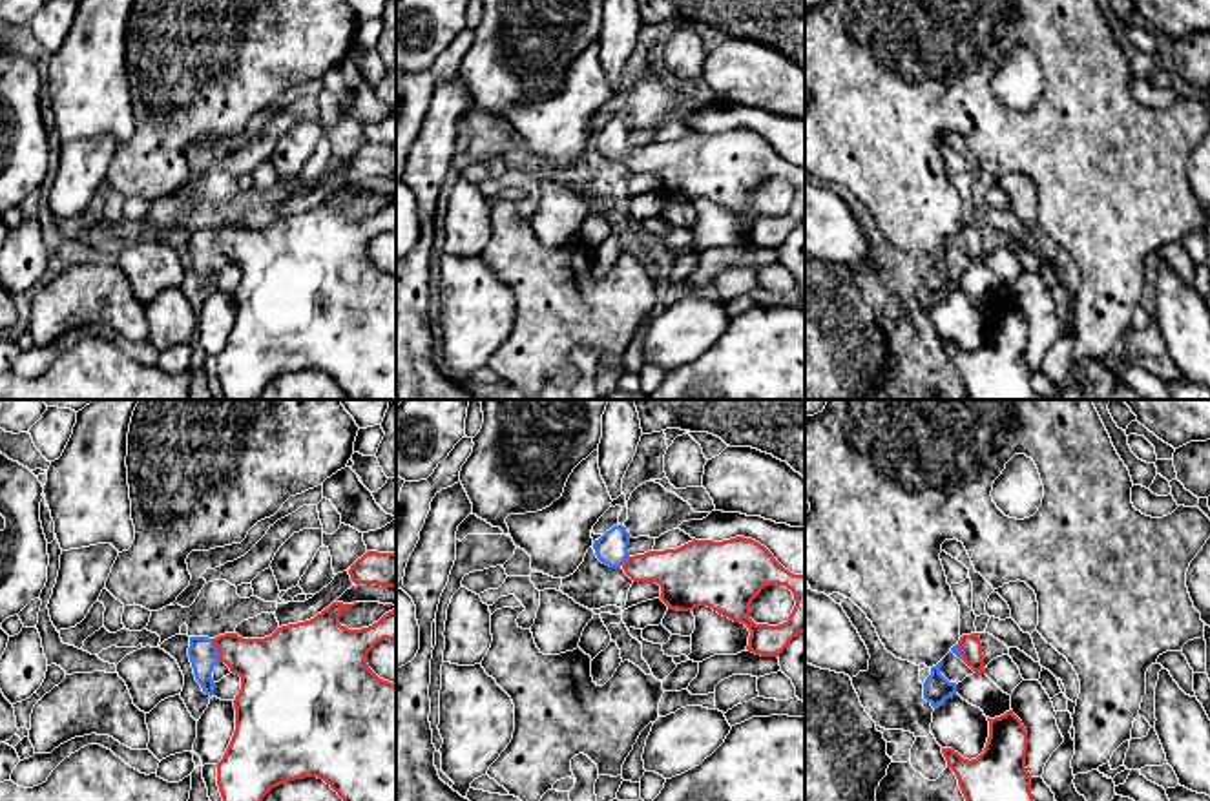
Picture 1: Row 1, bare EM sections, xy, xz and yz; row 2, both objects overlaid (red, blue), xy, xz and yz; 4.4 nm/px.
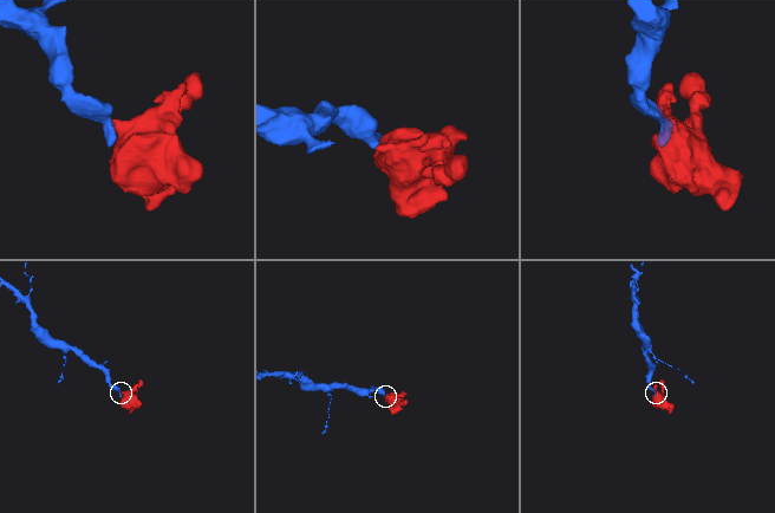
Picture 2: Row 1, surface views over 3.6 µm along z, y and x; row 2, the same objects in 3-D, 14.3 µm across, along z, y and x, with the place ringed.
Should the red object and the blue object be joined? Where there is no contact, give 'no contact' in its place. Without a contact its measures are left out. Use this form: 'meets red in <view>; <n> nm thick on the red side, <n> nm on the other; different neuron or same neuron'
meets red in xy; 280 nm thick on the red side, 130 nm on the other; same neuron

